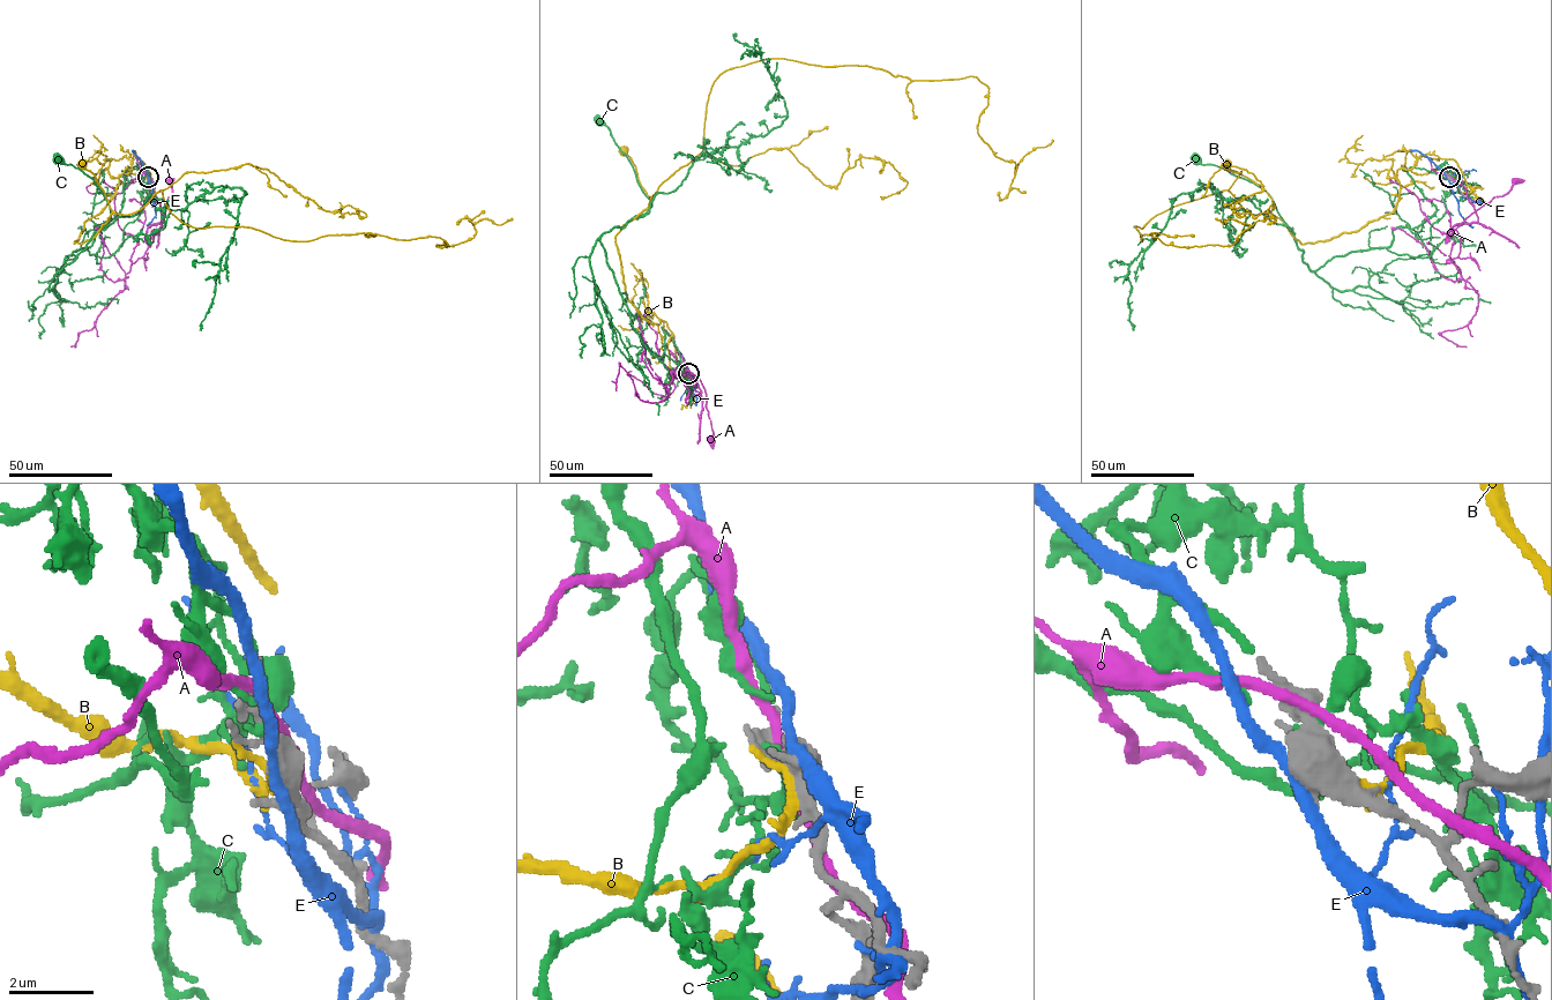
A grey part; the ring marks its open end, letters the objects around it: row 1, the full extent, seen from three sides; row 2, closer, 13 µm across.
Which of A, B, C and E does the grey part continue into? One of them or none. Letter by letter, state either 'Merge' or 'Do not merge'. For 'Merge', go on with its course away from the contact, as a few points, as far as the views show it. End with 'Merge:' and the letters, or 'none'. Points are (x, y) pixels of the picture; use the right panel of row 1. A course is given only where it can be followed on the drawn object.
A: Do not merge
B: Do not merge
C: Merge. Its course: (1448, 177), (1410, 168), (1437, 211), (1396, 228), (1388, 247), (1313, 270), (1270, 196), (1195, 159)
E: Do not merge
Merge: C

